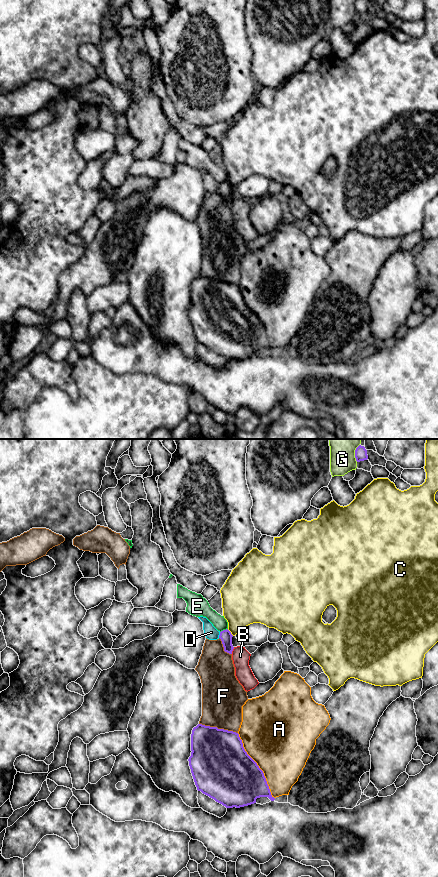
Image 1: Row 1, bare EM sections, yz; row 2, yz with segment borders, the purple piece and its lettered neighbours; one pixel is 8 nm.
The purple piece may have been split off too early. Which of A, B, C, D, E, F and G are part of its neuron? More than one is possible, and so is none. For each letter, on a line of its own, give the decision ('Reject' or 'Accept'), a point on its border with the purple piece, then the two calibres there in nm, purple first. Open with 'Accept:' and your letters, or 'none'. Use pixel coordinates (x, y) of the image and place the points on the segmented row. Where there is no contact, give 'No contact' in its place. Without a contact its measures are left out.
Accept: none
A: Reject. Touches purple at yz (258, 766). Thickness 460 nm (purple) against 480 nm
B: Reject. Touches purple at yz (232, 650). Thickness 100 nm (purple) against 140 nm
C: Reject. Touches purple at yz (230, 632). Thickness 100 nm (purple) against 340 nm
D: Reject. Touches purple at yz (219, 635). Thickness 100 nm (purple) against 100 nm
E: Reject. Touches purple at yz (223, 630). Thickness 100 nm (purple) against 130 nm
F: Reject. Touches purple at yz (217, 728). Thickness 460 nm (purple) against 340 nm
G: Reject. Touches purple at yz (355, 453). Thickness 100 nm (purple) against 240 nm

